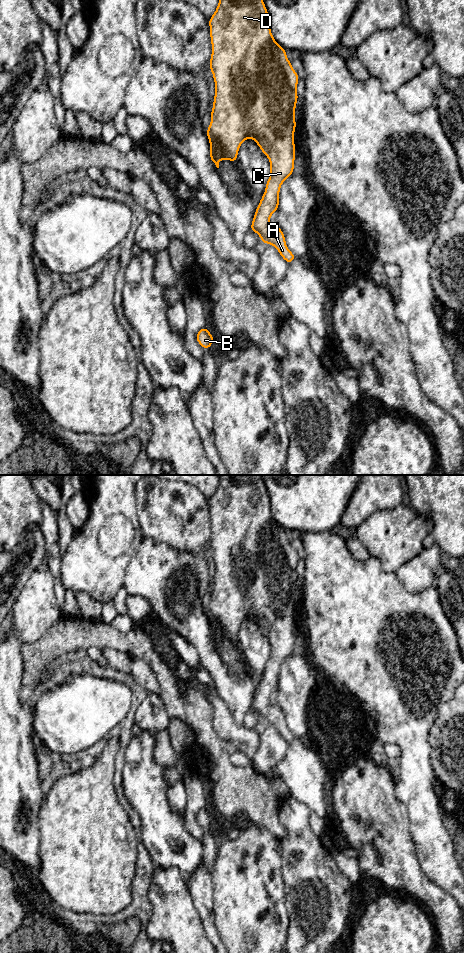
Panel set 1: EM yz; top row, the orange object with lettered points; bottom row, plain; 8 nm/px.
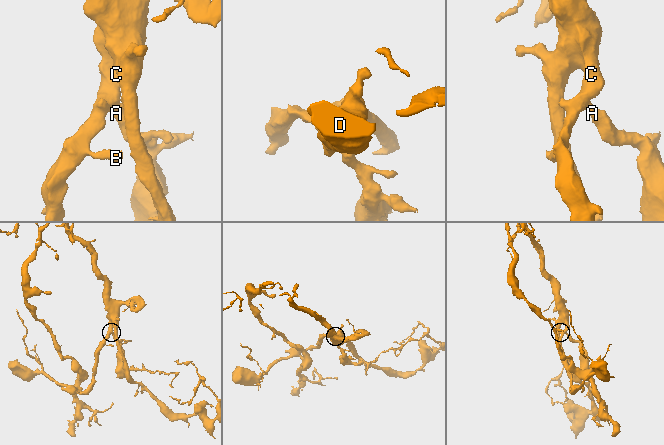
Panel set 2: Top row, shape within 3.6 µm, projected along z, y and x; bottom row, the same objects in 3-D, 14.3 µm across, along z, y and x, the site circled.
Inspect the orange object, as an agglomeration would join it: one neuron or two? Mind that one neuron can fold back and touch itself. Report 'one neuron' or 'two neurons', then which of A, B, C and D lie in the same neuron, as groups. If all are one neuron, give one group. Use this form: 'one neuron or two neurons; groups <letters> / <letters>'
one neuron; groups A B C D

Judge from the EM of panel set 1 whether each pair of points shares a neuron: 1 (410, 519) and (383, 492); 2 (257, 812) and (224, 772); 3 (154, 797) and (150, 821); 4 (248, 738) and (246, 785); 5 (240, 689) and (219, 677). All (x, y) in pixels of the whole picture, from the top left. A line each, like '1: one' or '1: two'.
1: two
2: one
3: one
4: two
5: one

